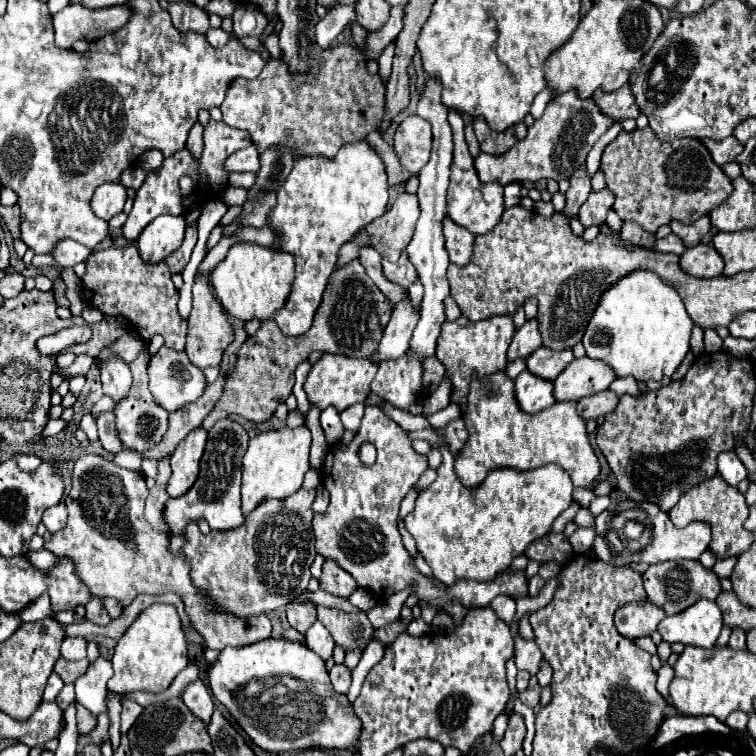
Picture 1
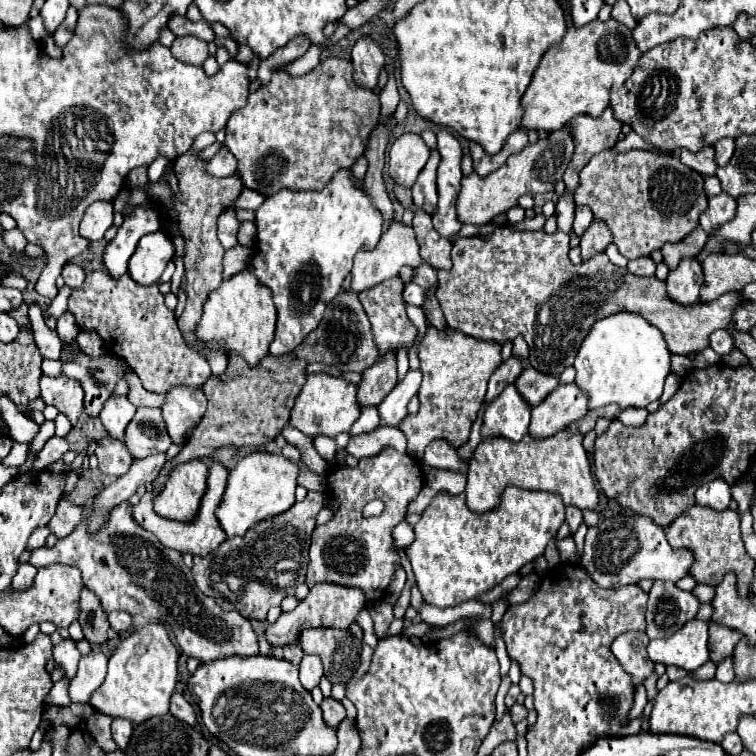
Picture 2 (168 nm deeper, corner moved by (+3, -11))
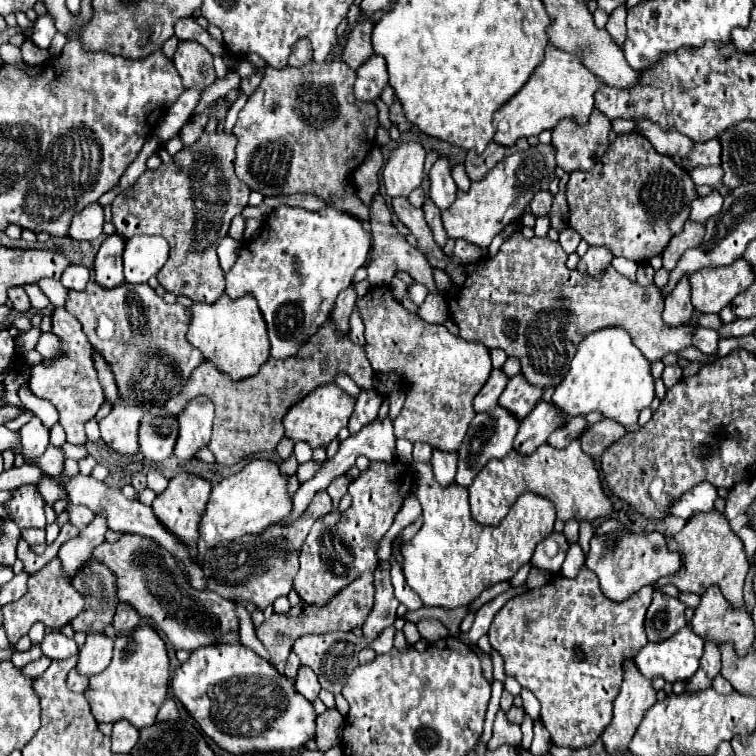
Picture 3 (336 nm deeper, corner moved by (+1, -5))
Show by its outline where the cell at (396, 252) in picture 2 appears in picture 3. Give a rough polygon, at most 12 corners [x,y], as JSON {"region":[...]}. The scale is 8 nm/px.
{"region":[[349,285],[339,293],[331,317],[339,331],[349,329],[357,291]]}

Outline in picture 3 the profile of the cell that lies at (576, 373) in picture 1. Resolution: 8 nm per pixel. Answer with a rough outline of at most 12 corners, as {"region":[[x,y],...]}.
{"region":[[539,401],[519,425],[515,449],[533,453],[561,425],[559,407]]}

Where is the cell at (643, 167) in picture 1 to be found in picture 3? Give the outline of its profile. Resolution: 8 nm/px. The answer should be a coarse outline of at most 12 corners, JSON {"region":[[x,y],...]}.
{"region":[[633,131],[571,173],[569,227],[635,263],[699,195]]}

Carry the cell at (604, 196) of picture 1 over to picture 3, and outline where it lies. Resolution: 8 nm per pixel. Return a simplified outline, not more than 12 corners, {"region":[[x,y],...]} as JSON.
{"region":[[591,245],[577,269],[599,277],[611,263],[611,251]]}

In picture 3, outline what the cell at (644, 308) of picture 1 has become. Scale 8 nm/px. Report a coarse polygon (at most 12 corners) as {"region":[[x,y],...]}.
{"region":[[623,327],[589,333],[553,393],[569,417],[637,423],[651,361]]}

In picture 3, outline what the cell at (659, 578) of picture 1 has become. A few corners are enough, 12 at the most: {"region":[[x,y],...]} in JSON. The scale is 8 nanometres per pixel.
{"region":[[653,593],[645,631],[663,641],[687,625],[687,605]]}

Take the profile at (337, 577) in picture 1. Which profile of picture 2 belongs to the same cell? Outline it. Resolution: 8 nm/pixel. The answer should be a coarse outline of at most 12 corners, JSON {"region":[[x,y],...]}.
{"region":[[331,583],[267,627],[273,649],[295,643],[303,629],[349,629],[365,593]]}

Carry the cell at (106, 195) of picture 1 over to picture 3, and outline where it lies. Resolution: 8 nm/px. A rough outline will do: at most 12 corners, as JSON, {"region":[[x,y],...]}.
{"region":[[87,205],[71,221],[69,237],[93,241],[103,233],[103,205]]}

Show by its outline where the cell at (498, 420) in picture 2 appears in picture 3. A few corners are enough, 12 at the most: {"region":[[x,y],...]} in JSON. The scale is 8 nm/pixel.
{"region":[[501,405],[477,413],[455,483],[513,449],[519,419]]}

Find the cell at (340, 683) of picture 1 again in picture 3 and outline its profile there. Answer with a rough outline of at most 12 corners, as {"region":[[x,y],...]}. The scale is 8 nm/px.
{"region":[[333,707],[317,717],[317,747],[341,743],[345,717]]}

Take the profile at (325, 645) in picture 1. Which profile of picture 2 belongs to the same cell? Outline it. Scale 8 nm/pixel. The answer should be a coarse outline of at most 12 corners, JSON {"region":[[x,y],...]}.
{"region":[[305,655],[299,681],[311,691],[319,685],[323,665],[317,655]]}

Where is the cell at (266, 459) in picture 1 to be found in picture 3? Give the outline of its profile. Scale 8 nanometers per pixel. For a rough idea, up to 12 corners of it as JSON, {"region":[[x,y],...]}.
{"region":[[251,459],[213,485],[198,558],[293,505],[289,475]]}

